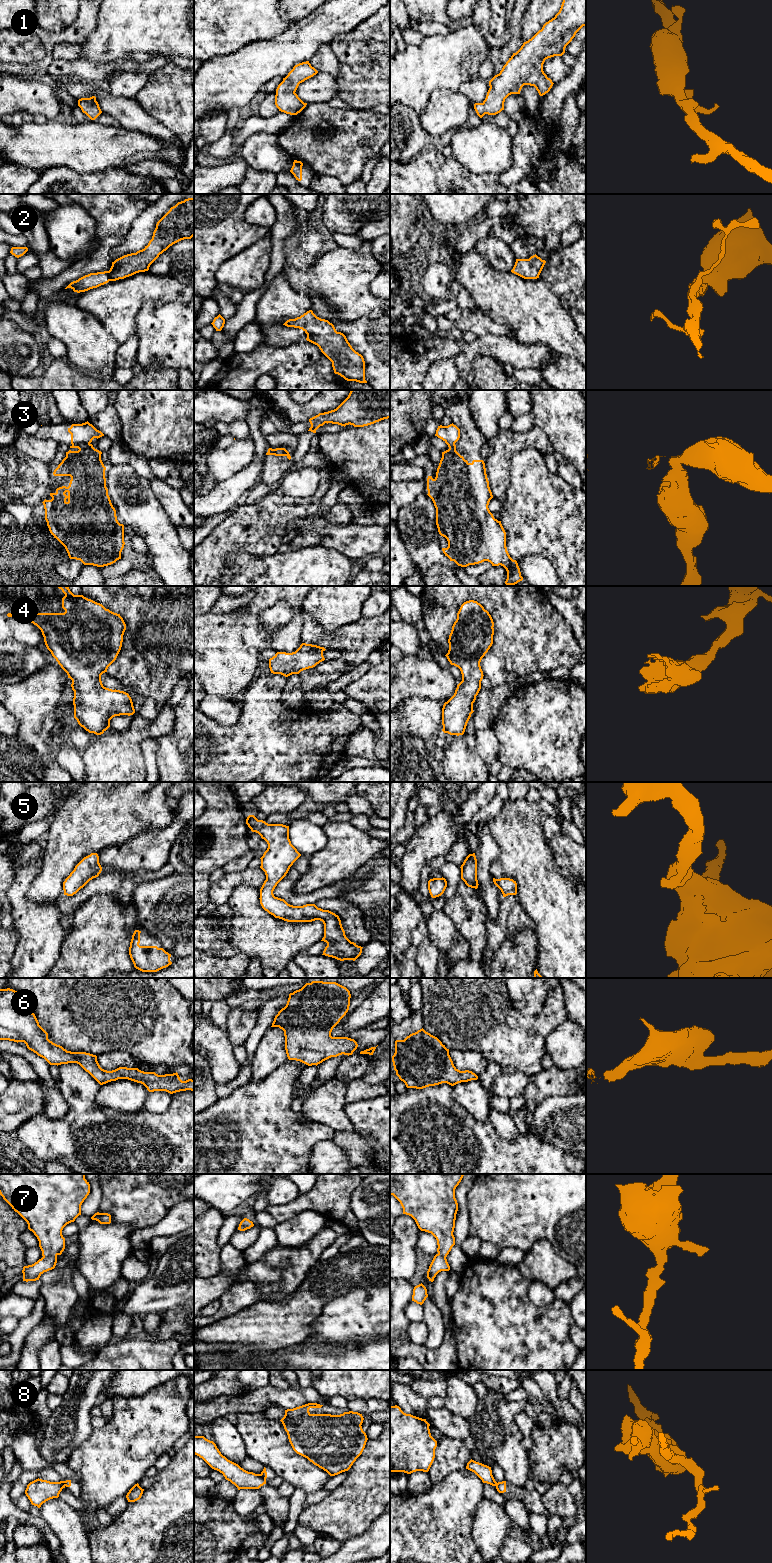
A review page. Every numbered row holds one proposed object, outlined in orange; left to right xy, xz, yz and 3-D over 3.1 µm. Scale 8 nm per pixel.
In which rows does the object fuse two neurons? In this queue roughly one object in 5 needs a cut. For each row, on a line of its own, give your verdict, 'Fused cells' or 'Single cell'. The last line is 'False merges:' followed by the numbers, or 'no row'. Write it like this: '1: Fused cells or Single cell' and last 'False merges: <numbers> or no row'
1: Single cell
2: Single cell
3: Fused cells
4: Single cell
5: Single cell
6: Single cell
7: Single cell
8: Fused cells
False merges: 3, 8

